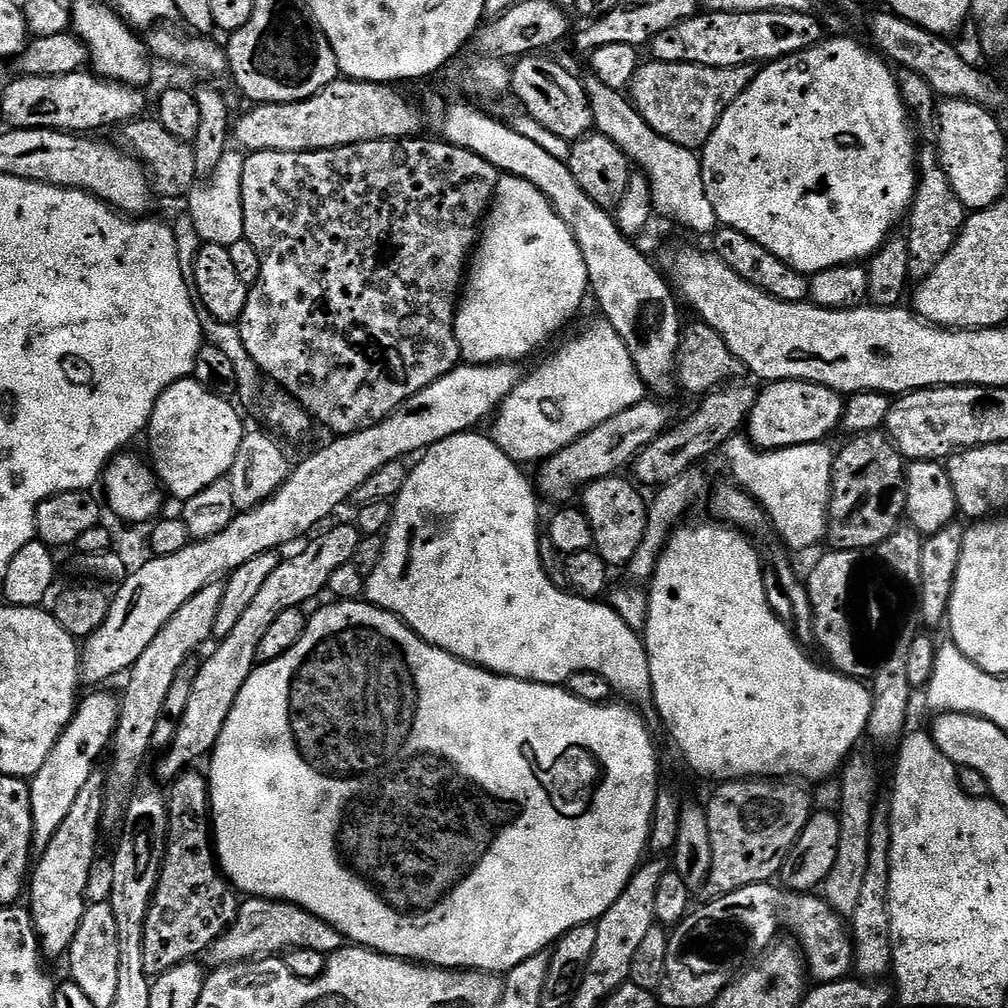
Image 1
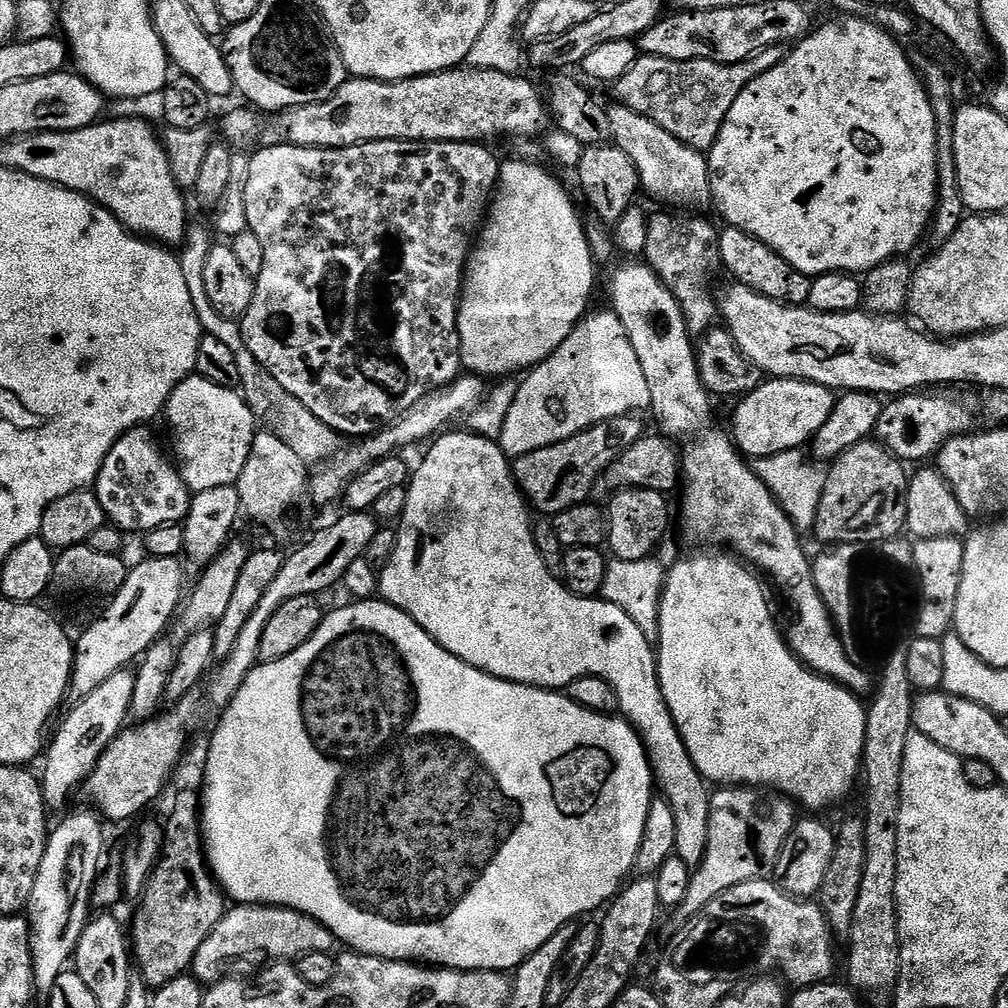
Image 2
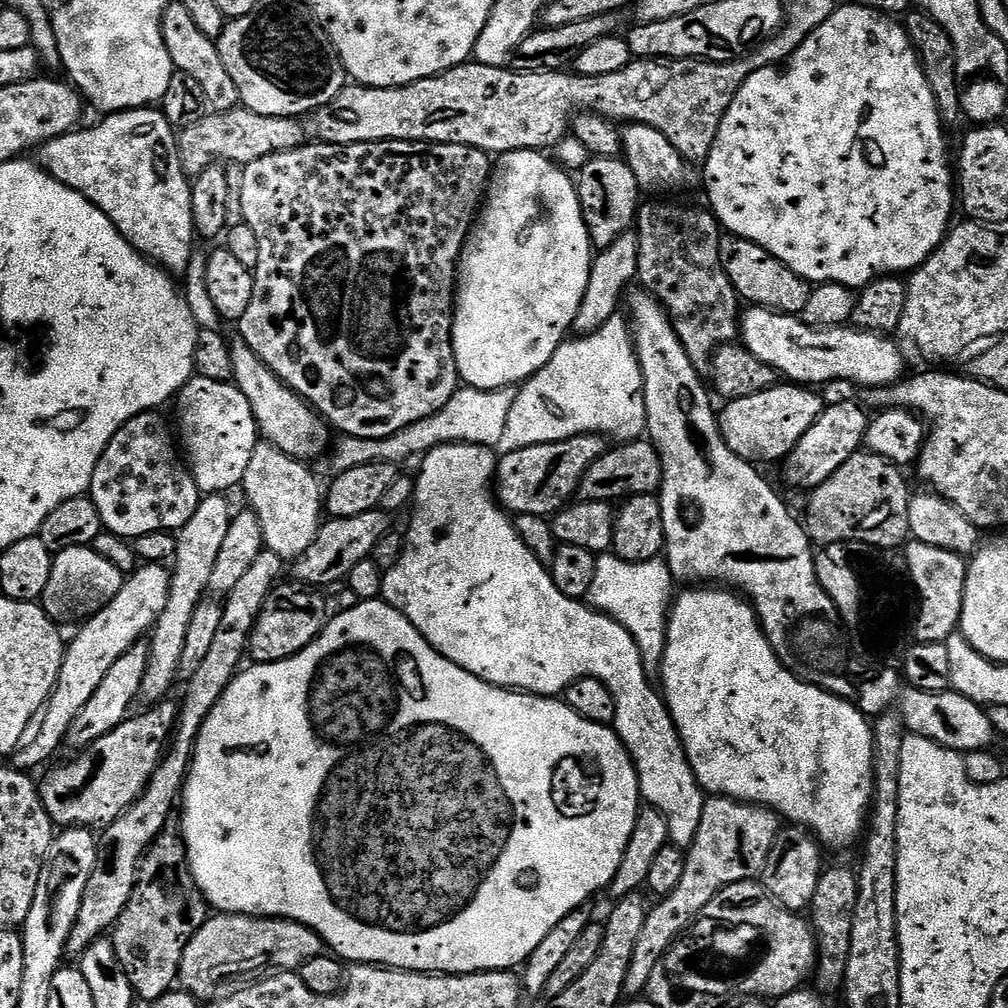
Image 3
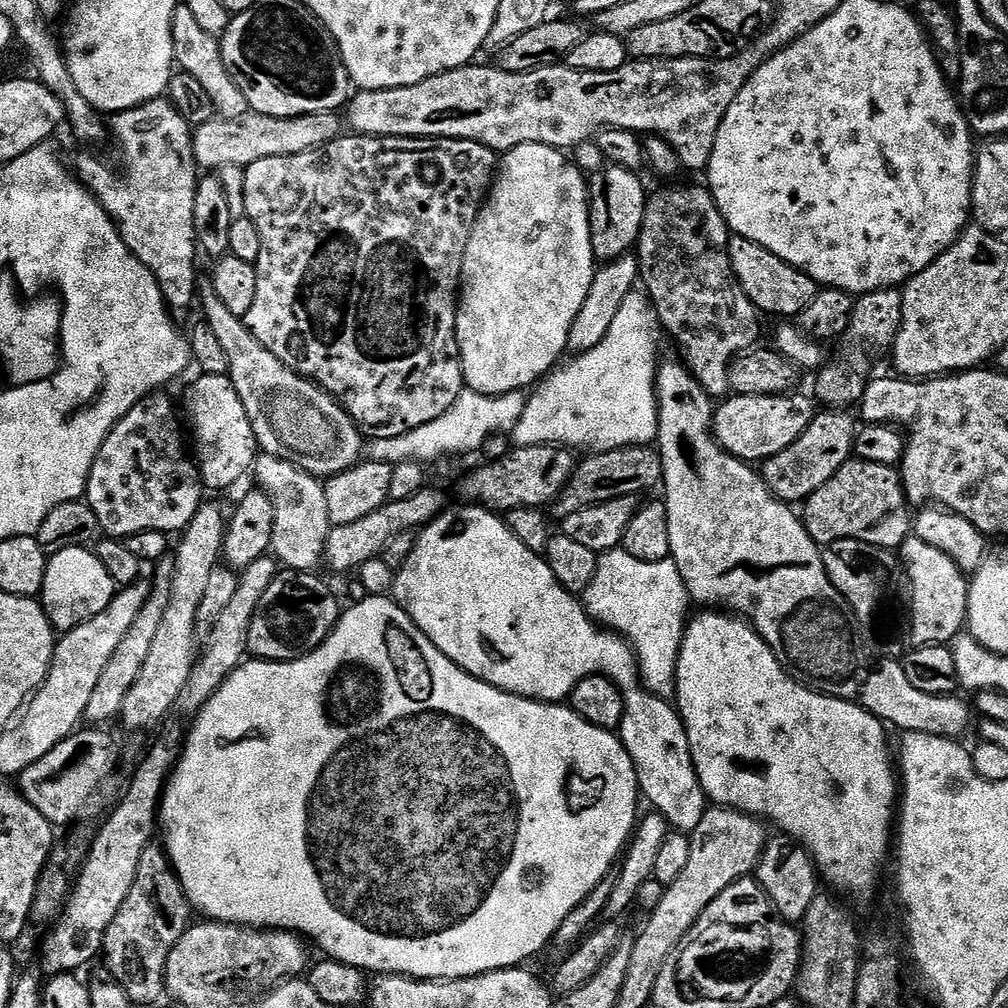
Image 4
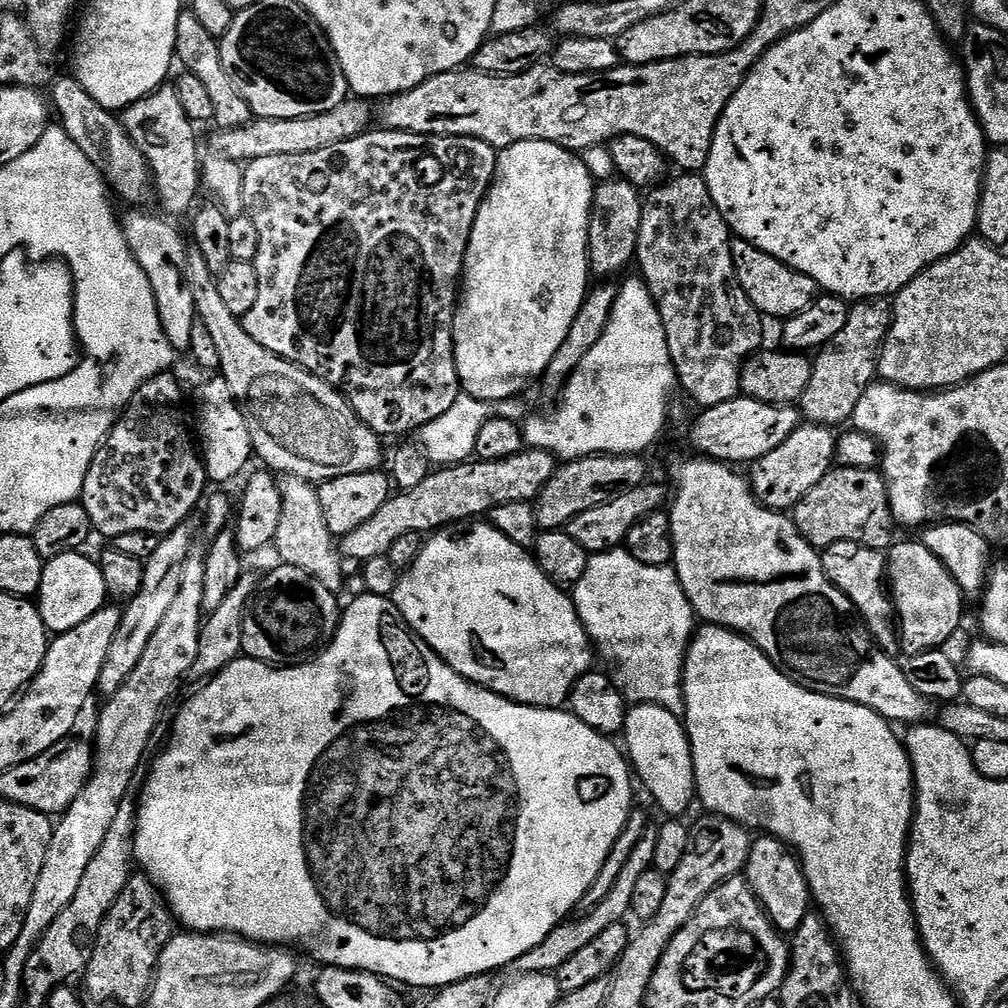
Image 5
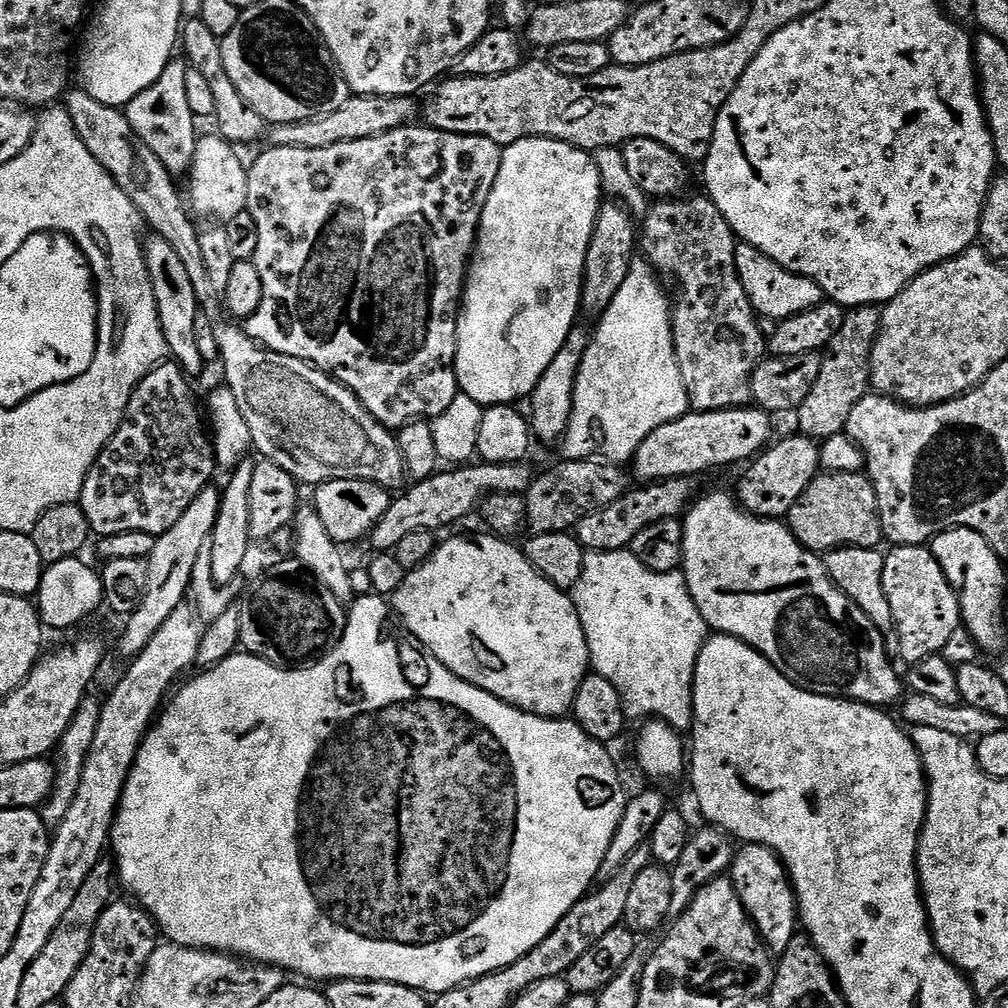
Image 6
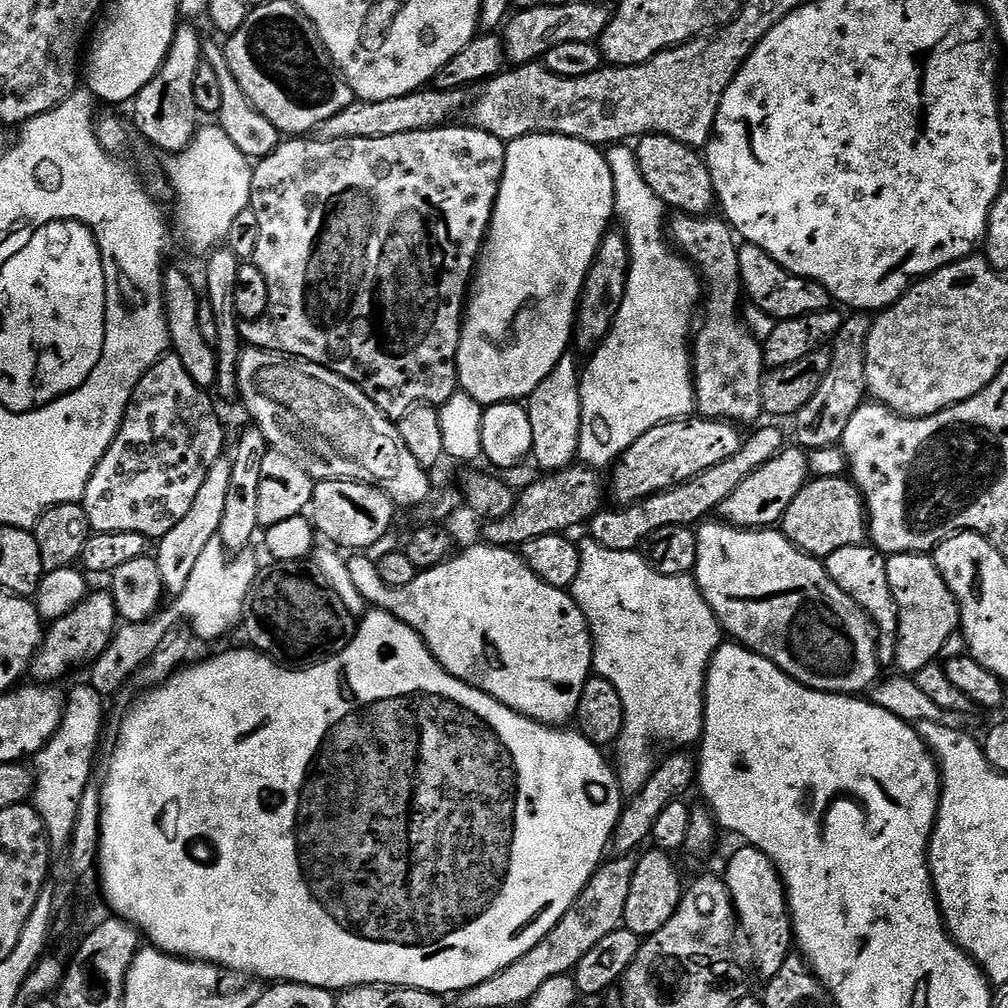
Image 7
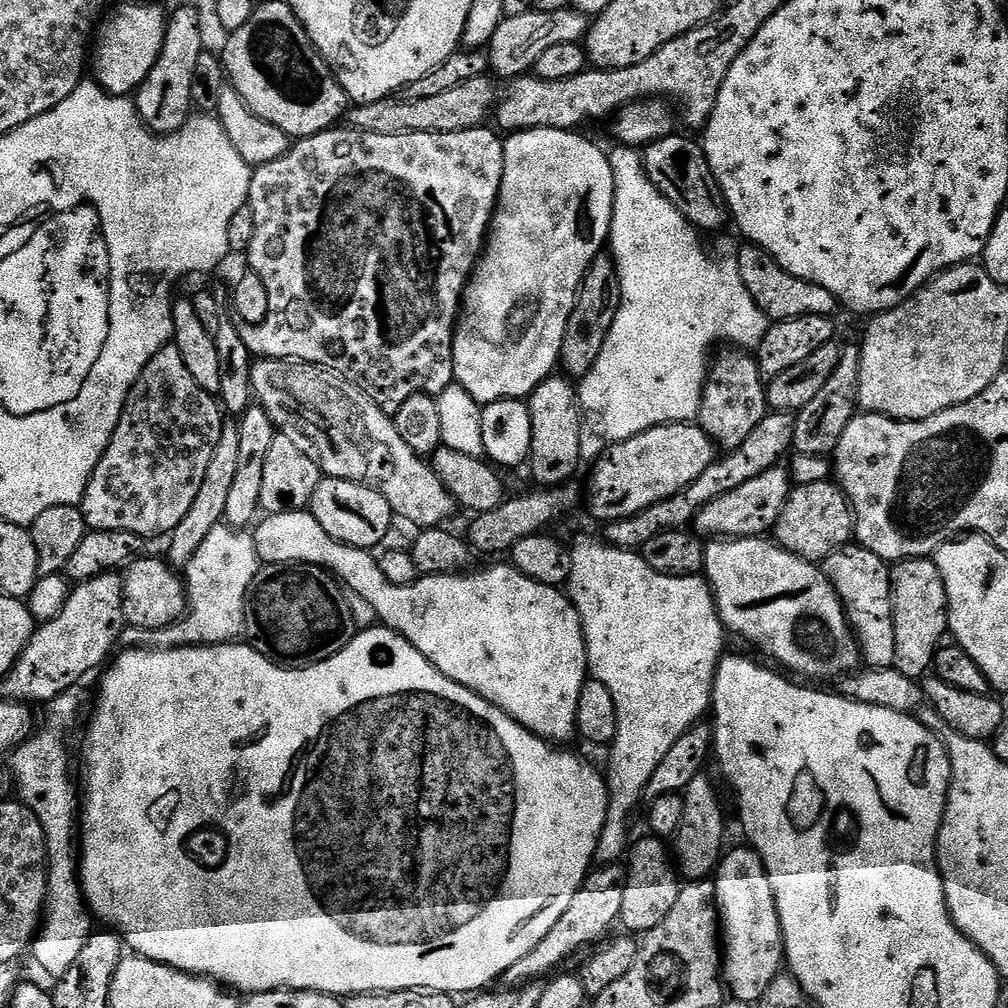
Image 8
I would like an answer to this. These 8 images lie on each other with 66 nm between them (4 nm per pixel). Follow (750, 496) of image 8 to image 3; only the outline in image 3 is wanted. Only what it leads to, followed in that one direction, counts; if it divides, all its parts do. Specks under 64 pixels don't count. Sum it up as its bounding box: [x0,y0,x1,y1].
[782,400,869,490]

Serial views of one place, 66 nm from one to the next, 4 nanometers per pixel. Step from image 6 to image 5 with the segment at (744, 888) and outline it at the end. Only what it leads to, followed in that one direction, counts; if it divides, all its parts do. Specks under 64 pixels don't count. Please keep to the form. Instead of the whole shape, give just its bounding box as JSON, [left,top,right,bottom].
[746,834,810,934]

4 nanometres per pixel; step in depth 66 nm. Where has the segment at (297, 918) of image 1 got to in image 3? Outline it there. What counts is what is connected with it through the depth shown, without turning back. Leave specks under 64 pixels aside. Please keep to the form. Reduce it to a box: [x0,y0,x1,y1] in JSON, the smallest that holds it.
[178,912,326,1002]

